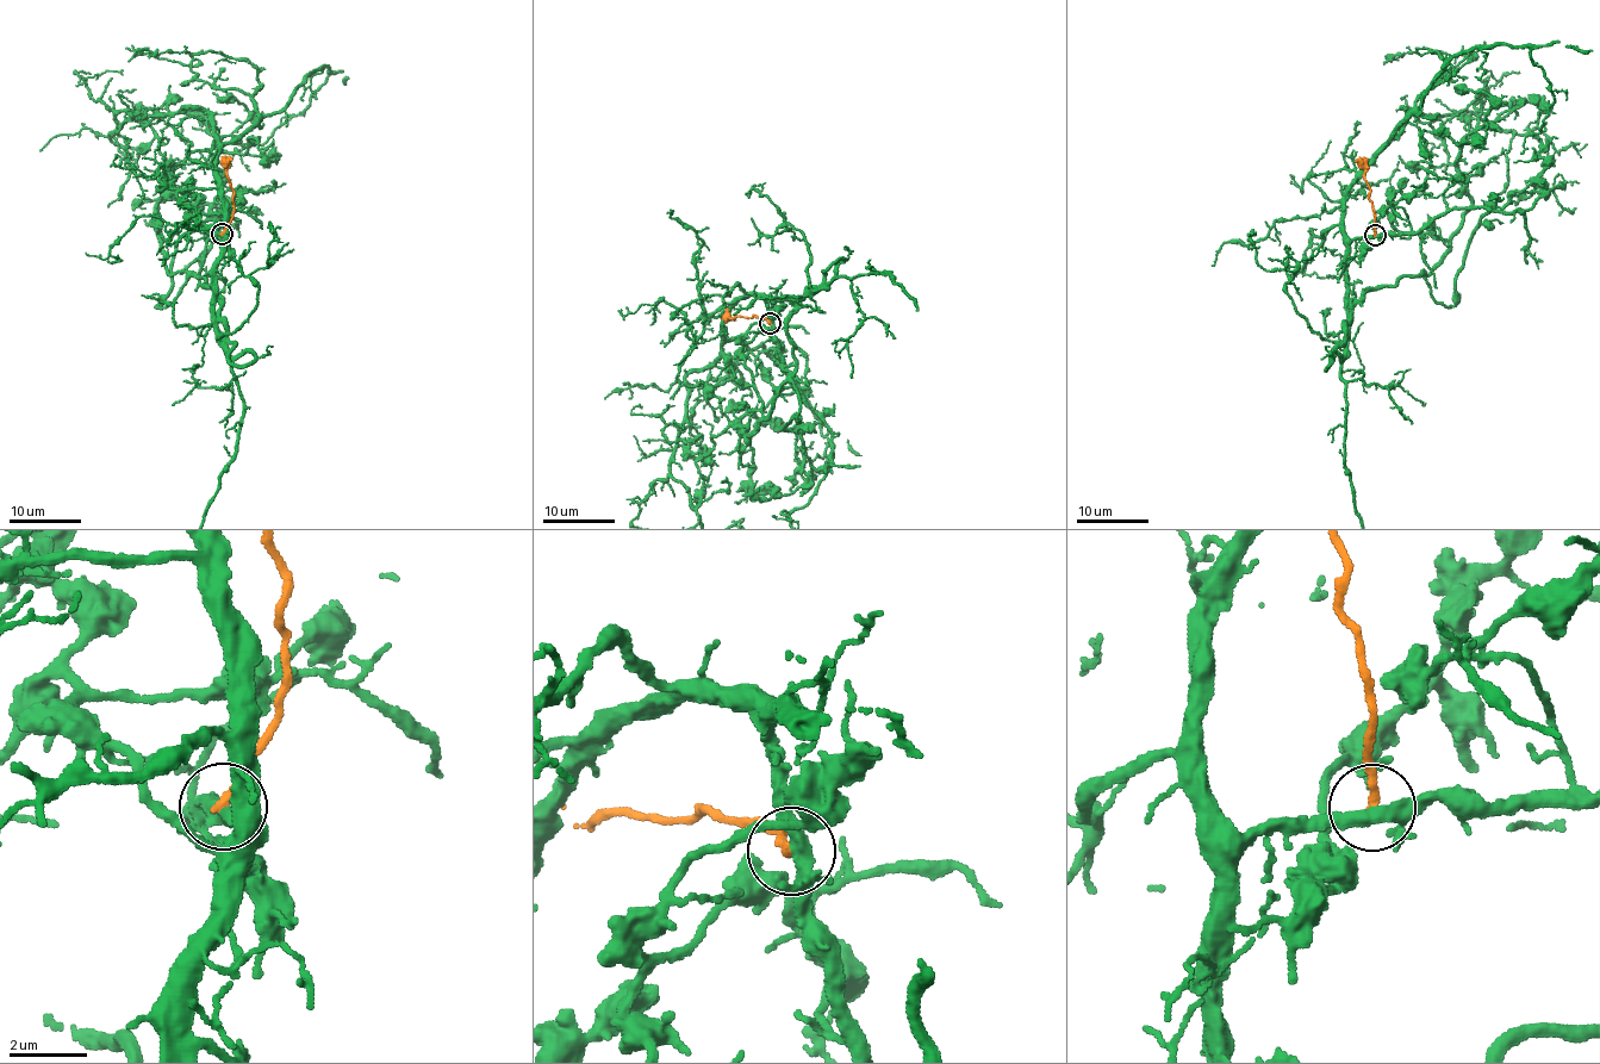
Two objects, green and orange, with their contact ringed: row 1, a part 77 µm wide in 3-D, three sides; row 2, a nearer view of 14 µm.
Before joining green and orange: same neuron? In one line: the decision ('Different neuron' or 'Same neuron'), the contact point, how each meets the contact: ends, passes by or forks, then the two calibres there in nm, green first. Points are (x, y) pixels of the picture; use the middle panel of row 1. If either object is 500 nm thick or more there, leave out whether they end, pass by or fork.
Different neuron. Place: (770, 323). At the ring green forks. At the ring orange ends. Thickness 280 nm (green) against 240 nm

